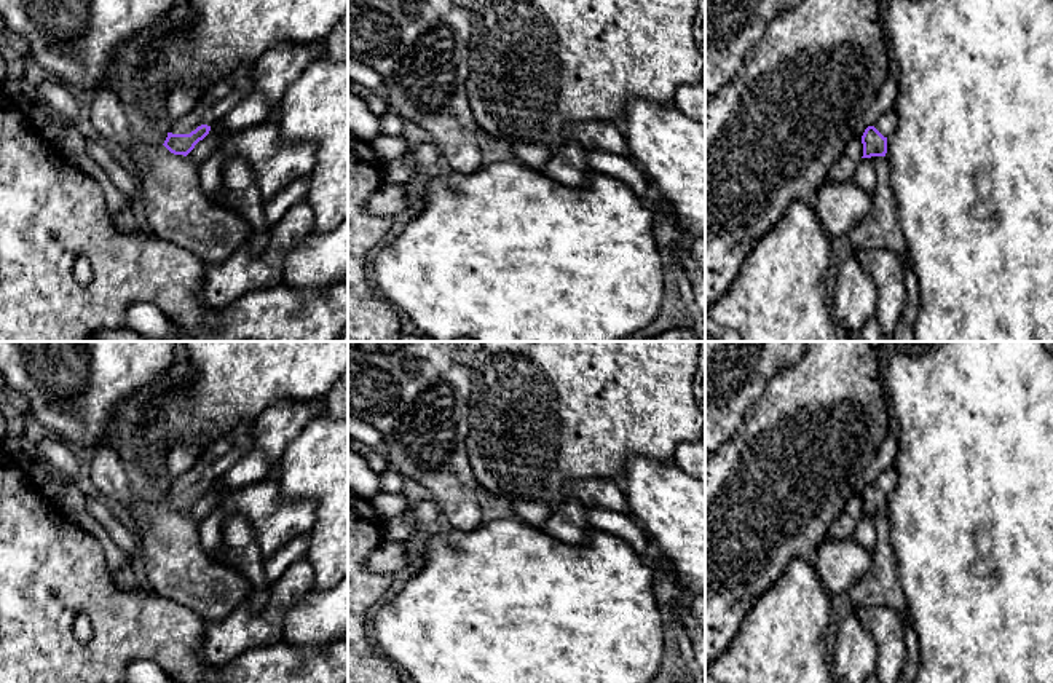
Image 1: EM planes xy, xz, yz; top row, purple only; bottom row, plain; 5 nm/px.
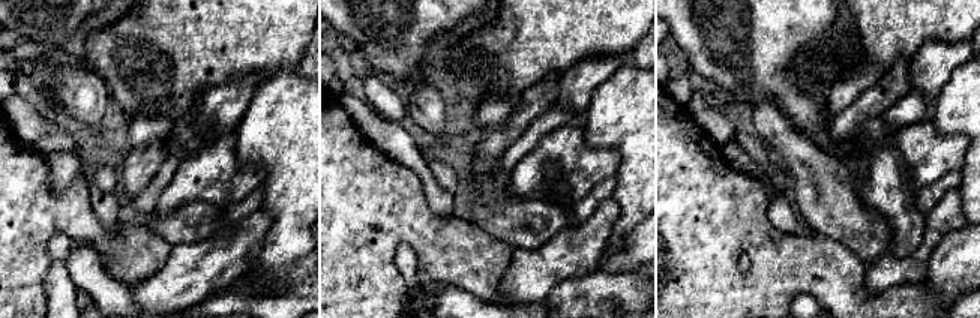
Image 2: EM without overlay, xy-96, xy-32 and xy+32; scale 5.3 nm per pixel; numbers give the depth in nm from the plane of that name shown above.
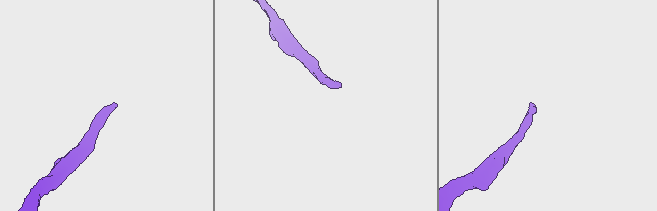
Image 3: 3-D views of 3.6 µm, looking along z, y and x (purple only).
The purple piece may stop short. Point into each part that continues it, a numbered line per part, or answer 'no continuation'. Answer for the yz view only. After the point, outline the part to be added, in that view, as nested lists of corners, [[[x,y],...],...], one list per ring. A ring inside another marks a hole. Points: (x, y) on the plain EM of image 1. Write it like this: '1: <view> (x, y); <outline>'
1: yz (886, 482); [[[890,468],[884,471],[874,482],[874,485],[884,493],[889,495],[895,487],[895,469]]]

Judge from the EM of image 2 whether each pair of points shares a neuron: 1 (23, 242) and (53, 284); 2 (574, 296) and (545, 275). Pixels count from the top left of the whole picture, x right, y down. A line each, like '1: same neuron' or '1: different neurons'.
1: different neurons
2: different neurons

